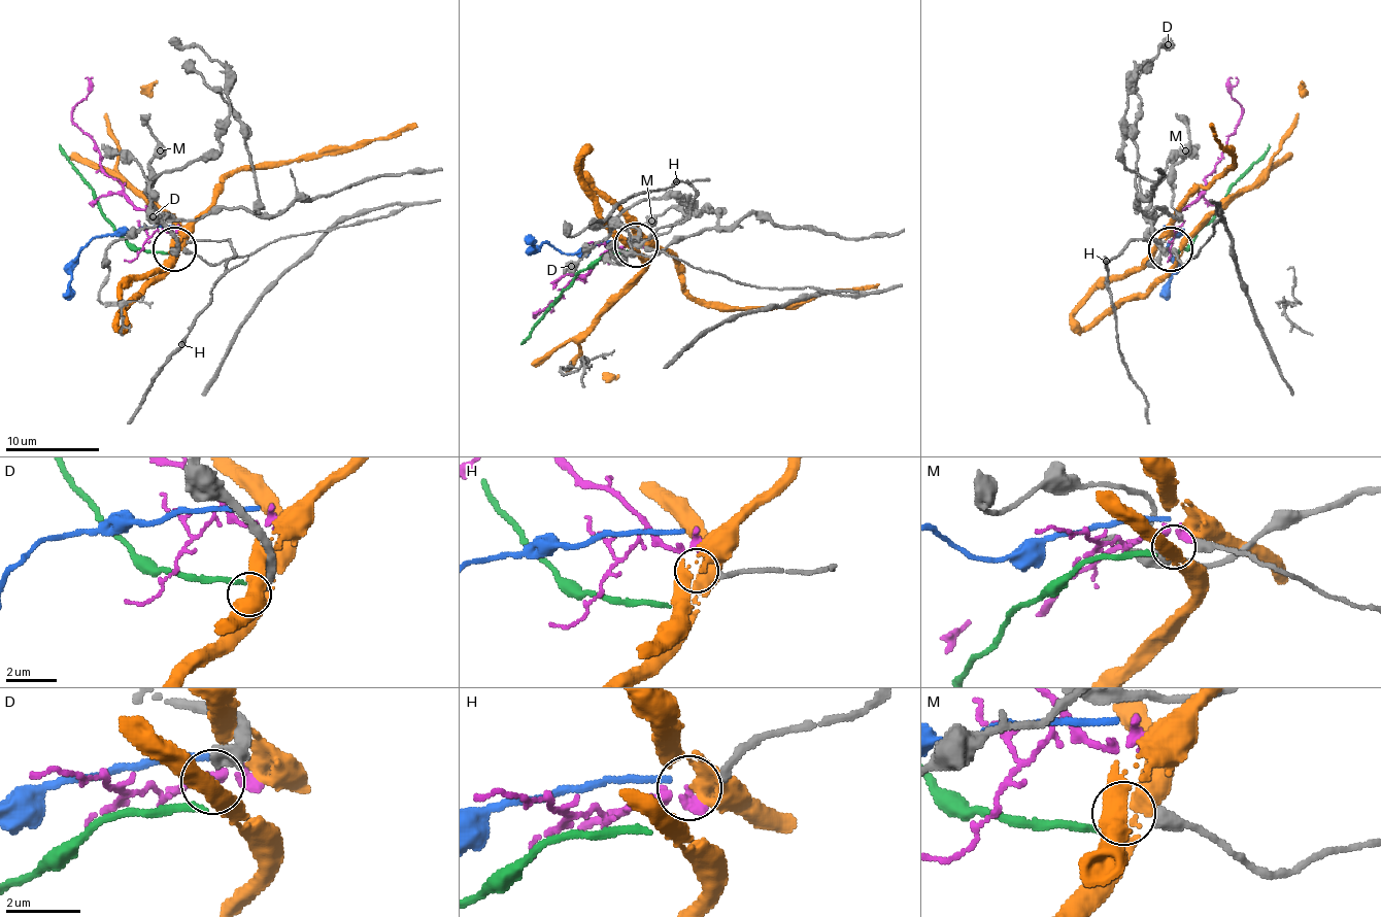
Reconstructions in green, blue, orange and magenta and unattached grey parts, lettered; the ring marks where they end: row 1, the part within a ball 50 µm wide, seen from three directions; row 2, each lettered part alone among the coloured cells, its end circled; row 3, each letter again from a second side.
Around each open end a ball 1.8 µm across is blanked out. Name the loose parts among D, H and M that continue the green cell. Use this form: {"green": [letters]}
{"green": []}

